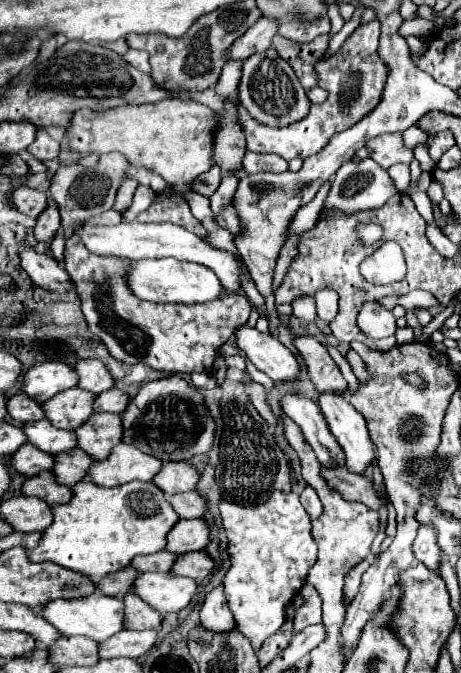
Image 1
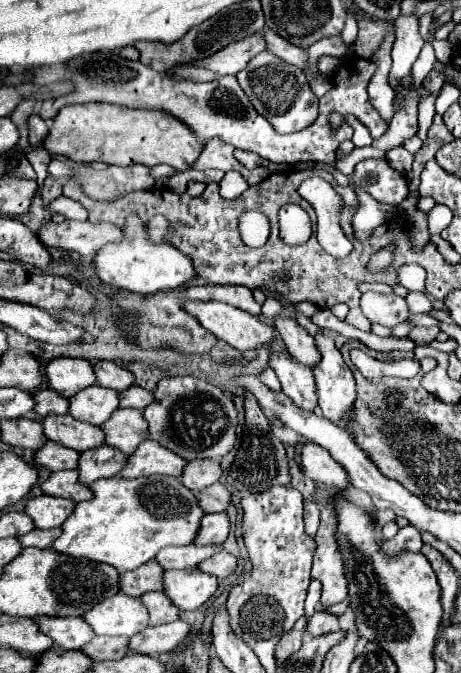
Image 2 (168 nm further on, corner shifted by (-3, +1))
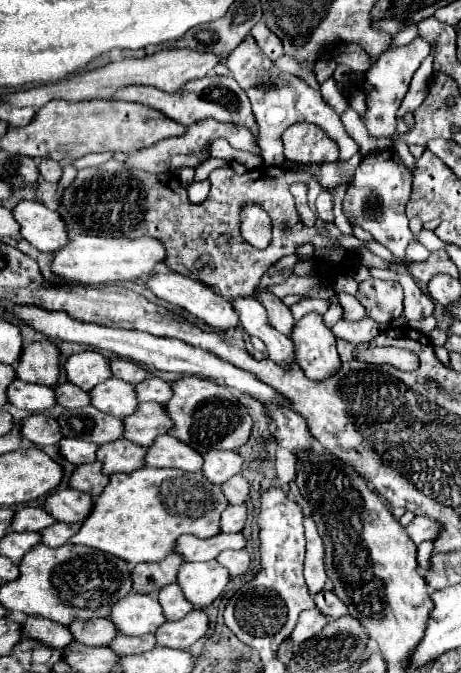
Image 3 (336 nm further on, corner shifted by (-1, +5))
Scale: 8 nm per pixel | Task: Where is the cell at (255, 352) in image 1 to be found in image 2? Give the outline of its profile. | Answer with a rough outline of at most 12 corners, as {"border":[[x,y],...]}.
{"border":[[184,303],[238,351],[270,347],[274,329],[226,303]]}

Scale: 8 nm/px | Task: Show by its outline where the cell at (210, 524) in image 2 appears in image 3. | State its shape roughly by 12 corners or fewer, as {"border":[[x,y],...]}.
{"border":[[230,505],[222,513],[222,531],[244,529],[248,517],[246,505]]}

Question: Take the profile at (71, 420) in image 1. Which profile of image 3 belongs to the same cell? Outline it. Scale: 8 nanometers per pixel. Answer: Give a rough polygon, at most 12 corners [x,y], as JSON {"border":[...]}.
{"border":[[116,377],[90,391],[92,405],[114,417],[138,409],[134,385]]}

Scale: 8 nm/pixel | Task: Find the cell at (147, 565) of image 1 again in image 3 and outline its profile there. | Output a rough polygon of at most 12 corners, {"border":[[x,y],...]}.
{"border":[[242,533],[210,539],[182,535],[176,553],[186,561],[210,561],[224,549],[244,549]]}

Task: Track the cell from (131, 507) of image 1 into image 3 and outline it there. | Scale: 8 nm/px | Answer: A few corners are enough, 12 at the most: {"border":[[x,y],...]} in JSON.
{"border":[[202,473],[110,475],[70,541],[130,565],[218,535],[228,503]]}

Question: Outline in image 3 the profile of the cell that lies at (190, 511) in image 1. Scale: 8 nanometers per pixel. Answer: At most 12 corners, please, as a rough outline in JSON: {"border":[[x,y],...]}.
{"border":[[236,475],[222,485],[230,505],[248,499],[250,483]]}

